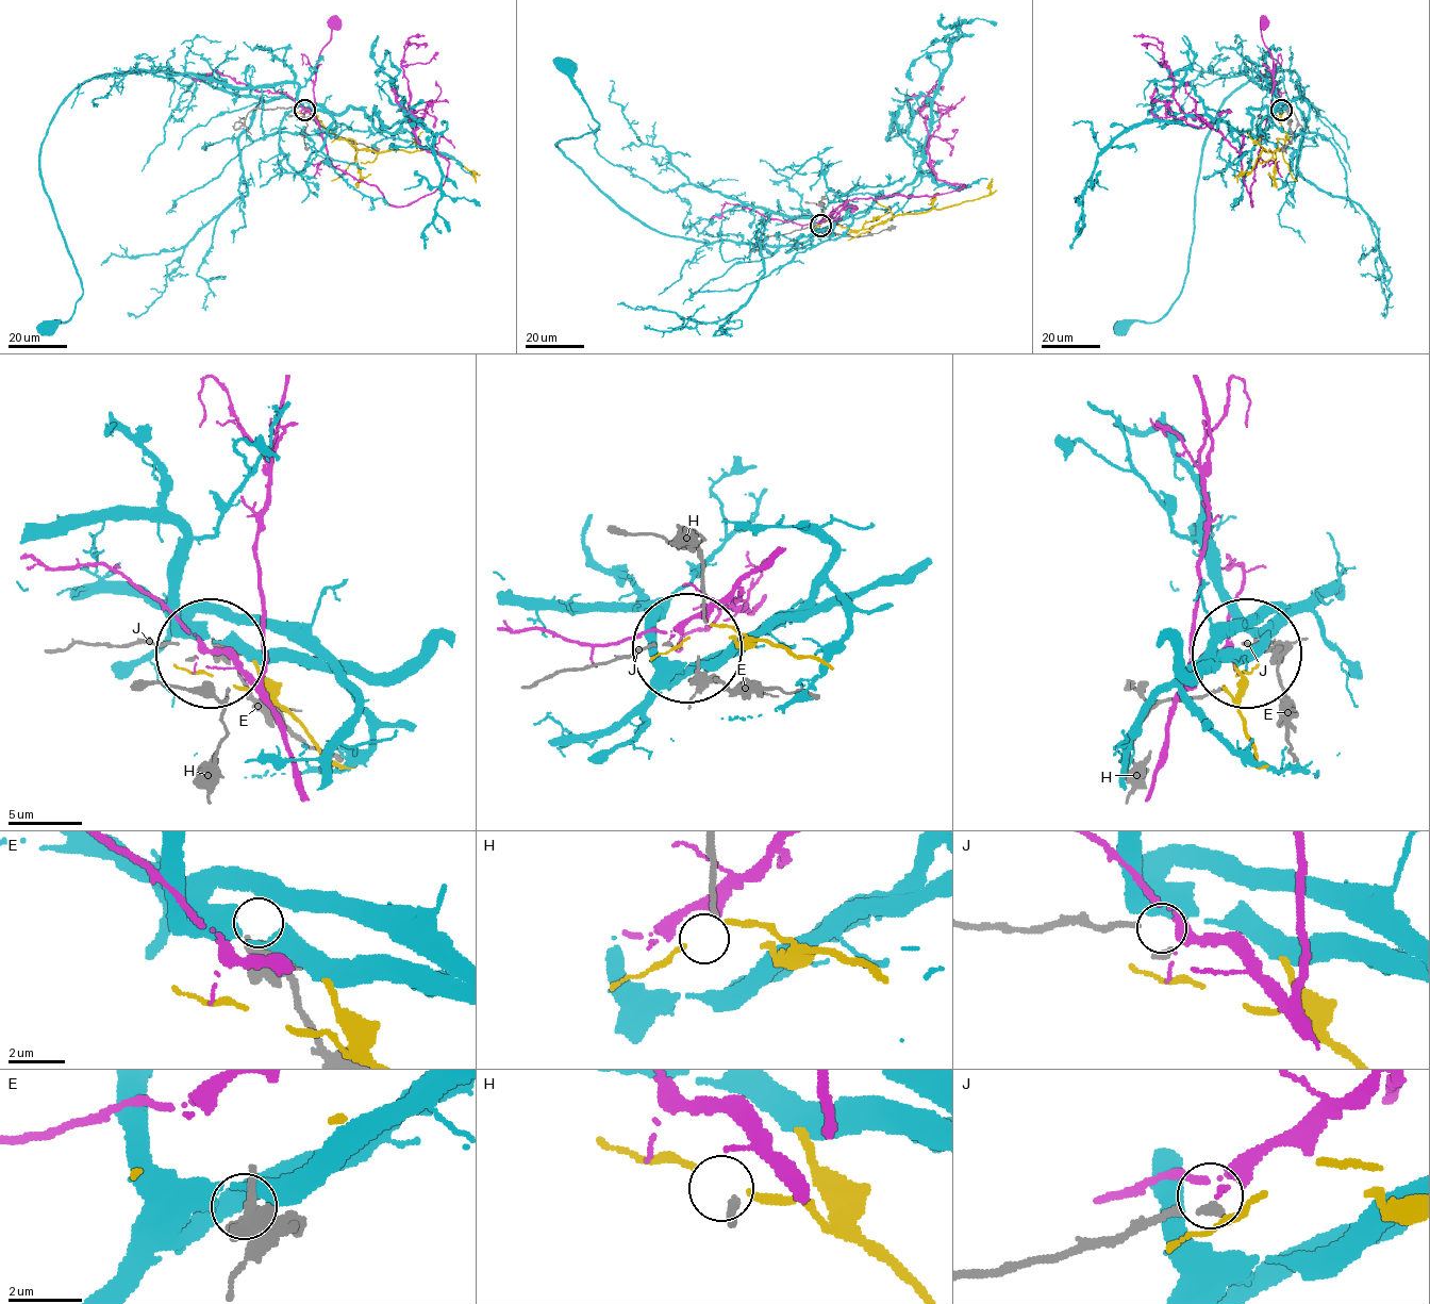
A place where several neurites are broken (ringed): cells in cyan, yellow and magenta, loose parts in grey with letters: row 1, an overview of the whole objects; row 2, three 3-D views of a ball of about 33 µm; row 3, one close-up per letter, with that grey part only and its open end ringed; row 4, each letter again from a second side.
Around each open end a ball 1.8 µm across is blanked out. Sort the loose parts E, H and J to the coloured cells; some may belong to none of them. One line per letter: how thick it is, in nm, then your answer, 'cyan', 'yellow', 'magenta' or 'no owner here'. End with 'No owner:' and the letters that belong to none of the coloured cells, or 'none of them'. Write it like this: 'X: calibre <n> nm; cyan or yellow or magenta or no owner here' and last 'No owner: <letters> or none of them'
E: calibre 480 nm; no owner here
H: calibre 200 nm; no owner here
J: calibre 240 nm; magenta
No owner: E, H

